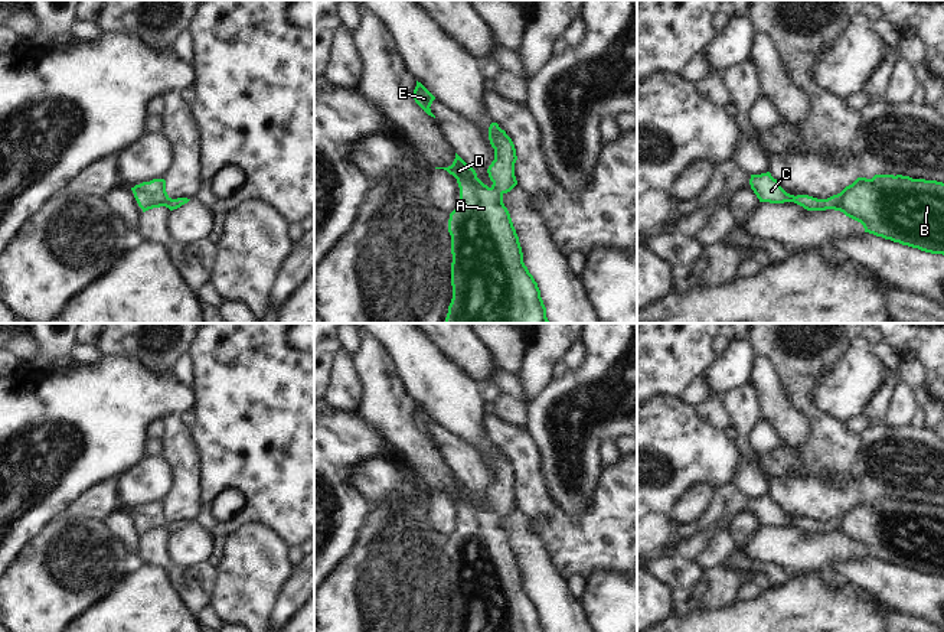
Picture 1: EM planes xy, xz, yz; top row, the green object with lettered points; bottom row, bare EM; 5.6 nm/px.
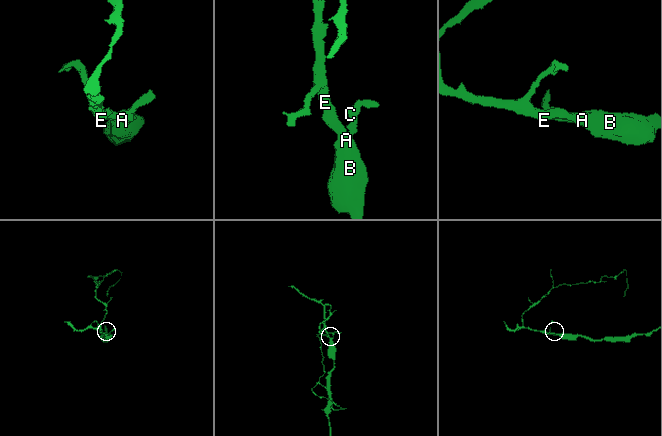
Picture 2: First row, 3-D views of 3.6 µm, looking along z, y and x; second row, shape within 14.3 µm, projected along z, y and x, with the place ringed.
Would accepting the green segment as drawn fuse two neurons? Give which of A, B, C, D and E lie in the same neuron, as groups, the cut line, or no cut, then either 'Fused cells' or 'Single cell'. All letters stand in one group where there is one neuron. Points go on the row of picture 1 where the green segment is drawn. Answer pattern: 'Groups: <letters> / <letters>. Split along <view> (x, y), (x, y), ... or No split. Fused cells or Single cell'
Groups: A B C D E. No split. Single cell

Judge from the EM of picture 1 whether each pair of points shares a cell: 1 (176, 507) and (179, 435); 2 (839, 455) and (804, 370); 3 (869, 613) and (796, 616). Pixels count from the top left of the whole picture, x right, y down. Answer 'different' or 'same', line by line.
1: same
2: same
3: same

